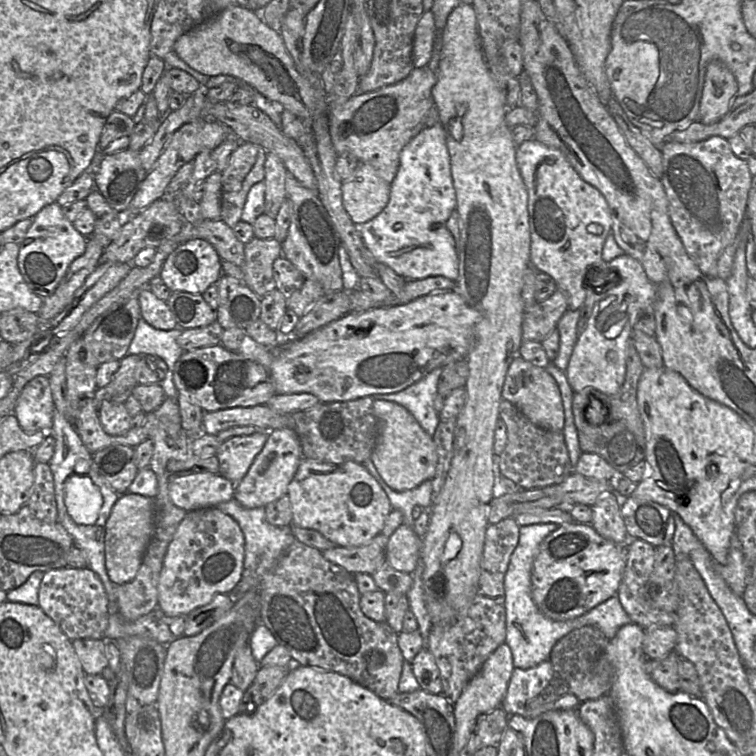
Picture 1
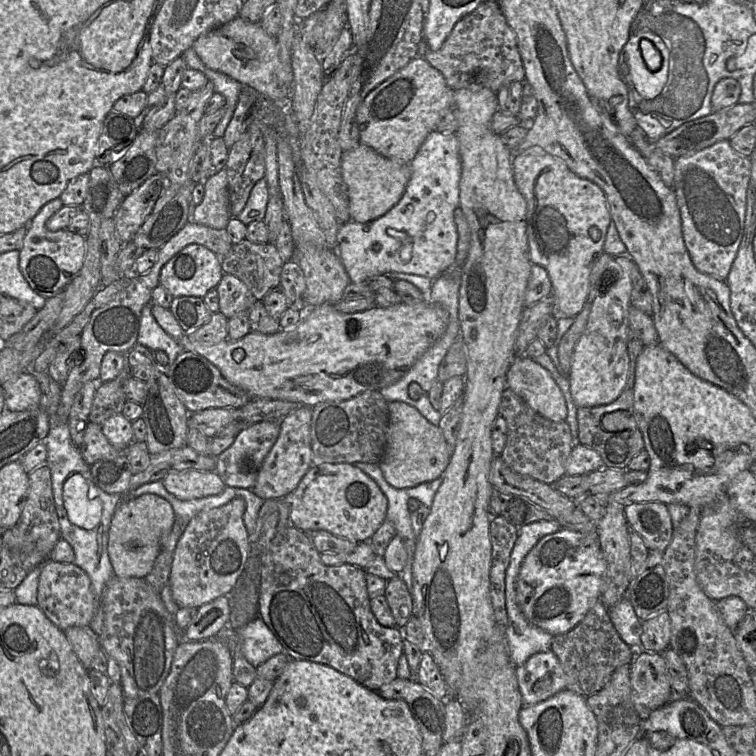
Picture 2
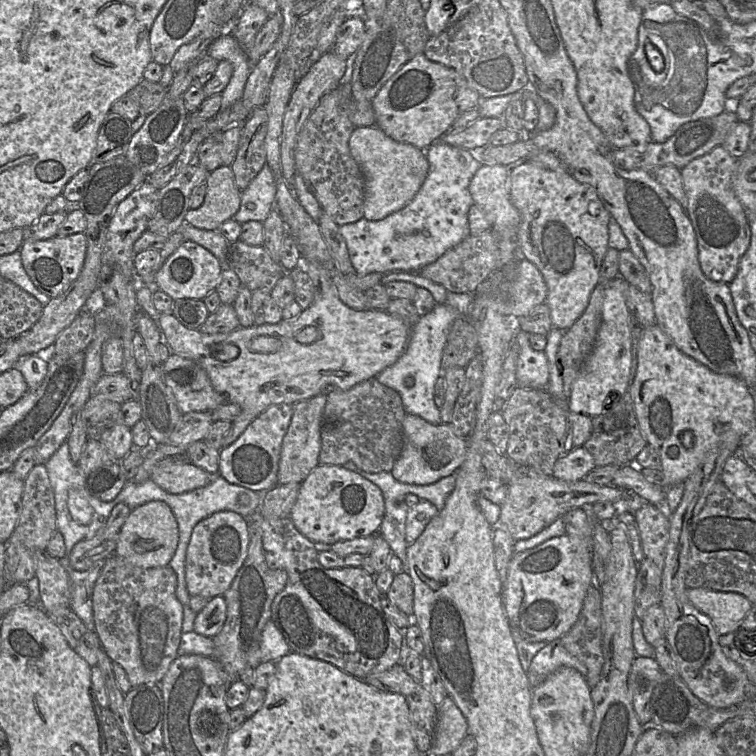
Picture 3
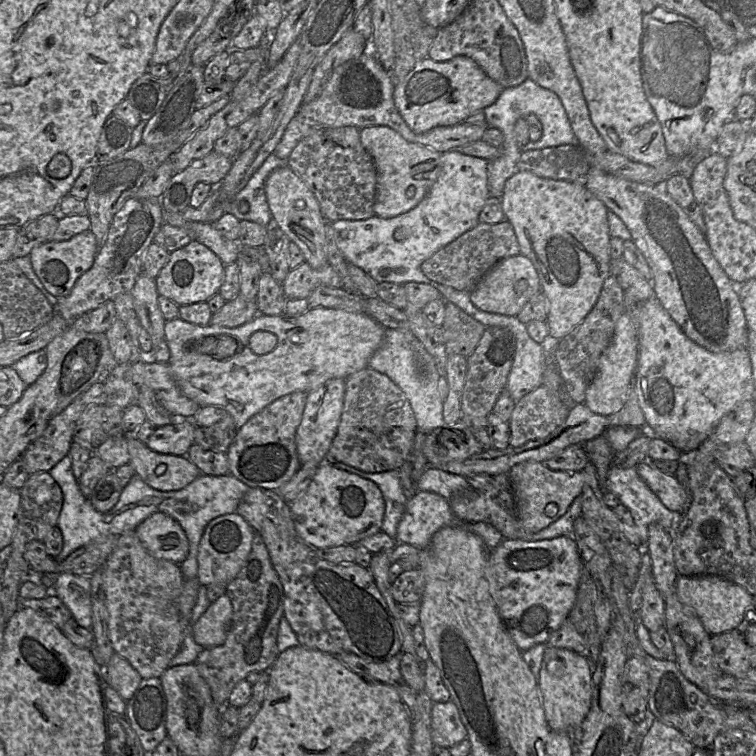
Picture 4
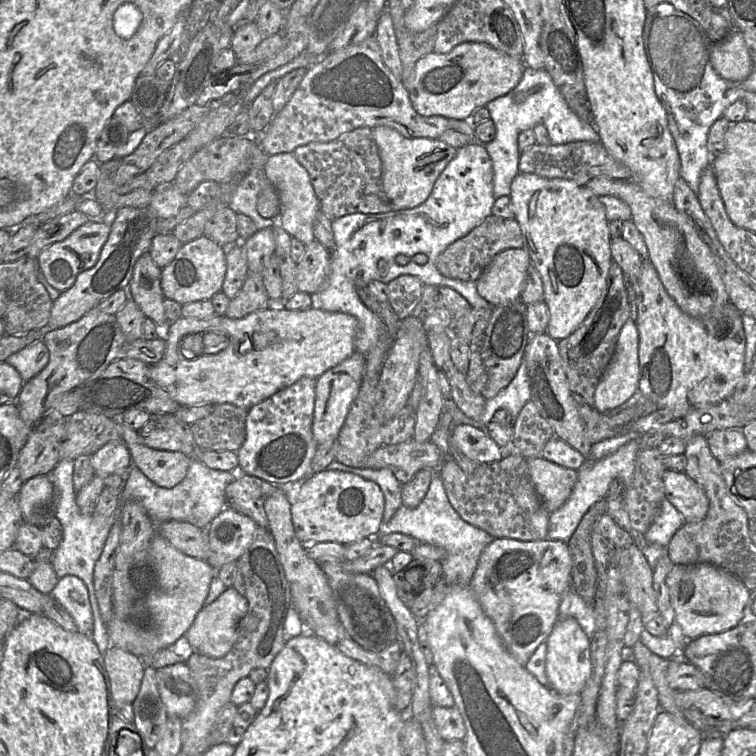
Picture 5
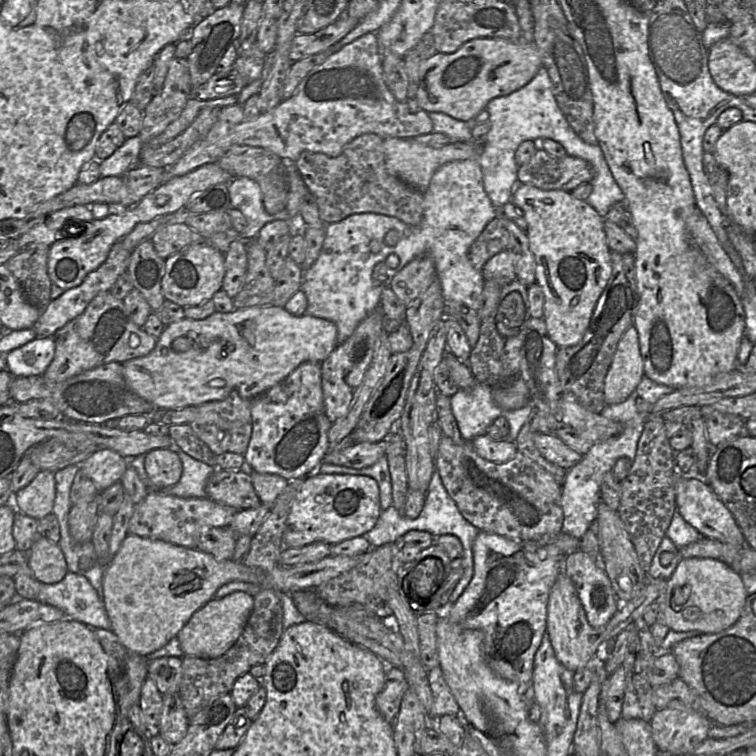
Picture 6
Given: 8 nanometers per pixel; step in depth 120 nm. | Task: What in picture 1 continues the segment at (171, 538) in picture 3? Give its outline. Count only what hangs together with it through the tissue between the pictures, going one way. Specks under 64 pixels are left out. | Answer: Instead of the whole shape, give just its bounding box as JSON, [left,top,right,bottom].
[105,493,155,584]

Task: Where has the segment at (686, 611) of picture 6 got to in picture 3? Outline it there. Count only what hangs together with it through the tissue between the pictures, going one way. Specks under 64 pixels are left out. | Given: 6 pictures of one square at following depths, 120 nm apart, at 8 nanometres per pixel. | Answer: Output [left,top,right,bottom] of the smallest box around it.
[687,587,752,636]

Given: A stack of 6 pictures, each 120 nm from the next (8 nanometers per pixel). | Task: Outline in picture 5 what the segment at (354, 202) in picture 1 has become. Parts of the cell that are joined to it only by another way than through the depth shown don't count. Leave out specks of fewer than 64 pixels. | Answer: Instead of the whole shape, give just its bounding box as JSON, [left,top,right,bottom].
[370,126,458,211]

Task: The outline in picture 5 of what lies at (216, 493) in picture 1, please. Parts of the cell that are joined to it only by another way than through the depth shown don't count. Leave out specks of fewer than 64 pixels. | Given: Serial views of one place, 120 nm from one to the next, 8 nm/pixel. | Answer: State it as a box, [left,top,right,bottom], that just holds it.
[118,419,191,489]

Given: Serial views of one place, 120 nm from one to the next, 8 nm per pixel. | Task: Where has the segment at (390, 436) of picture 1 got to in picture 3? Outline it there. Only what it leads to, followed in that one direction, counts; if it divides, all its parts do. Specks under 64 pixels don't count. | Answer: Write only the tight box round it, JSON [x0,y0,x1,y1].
[390,414,467,485]

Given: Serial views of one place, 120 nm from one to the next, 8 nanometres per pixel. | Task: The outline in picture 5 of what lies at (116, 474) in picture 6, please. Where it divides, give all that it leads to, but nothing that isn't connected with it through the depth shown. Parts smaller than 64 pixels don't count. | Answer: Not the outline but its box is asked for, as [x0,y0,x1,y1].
[91,441,132,477]

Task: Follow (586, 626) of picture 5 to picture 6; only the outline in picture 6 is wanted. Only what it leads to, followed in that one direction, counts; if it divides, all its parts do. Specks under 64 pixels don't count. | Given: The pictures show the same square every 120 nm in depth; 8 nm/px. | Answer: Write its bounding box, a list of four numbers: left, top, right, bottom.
[563,550,622,628]

